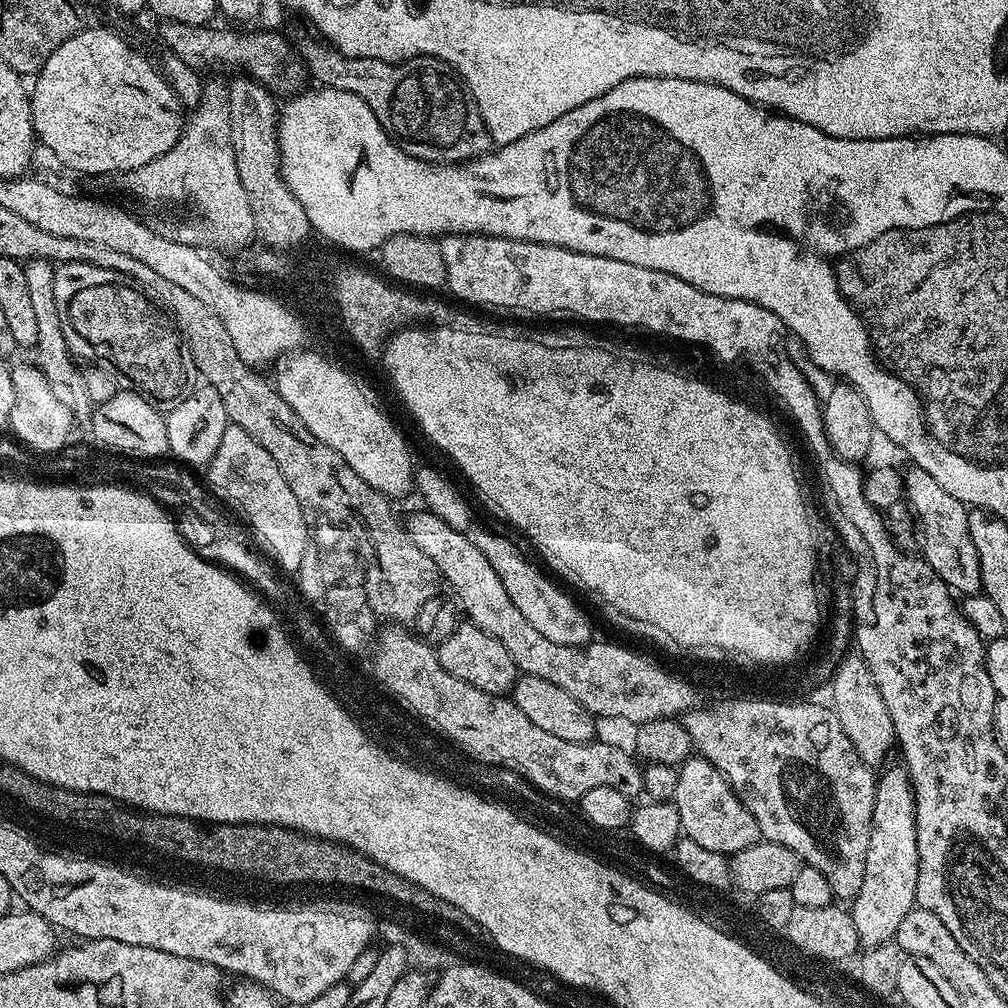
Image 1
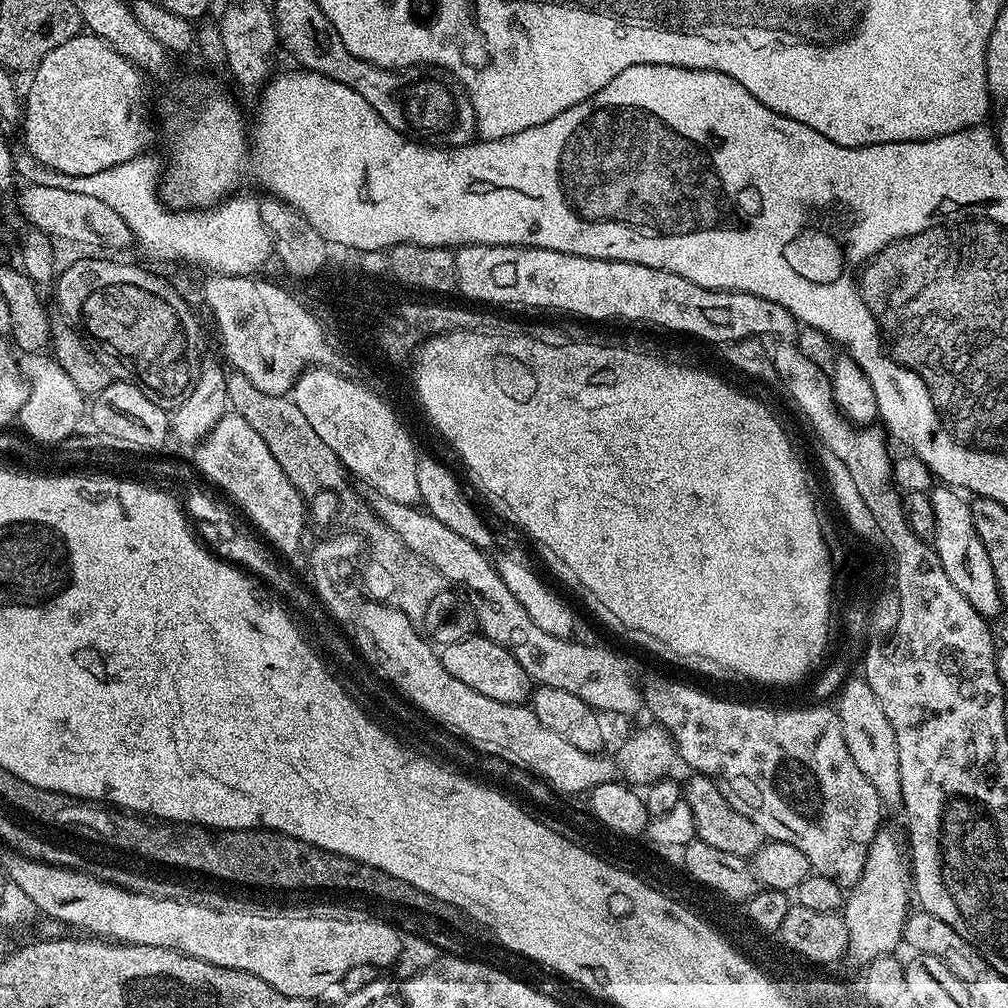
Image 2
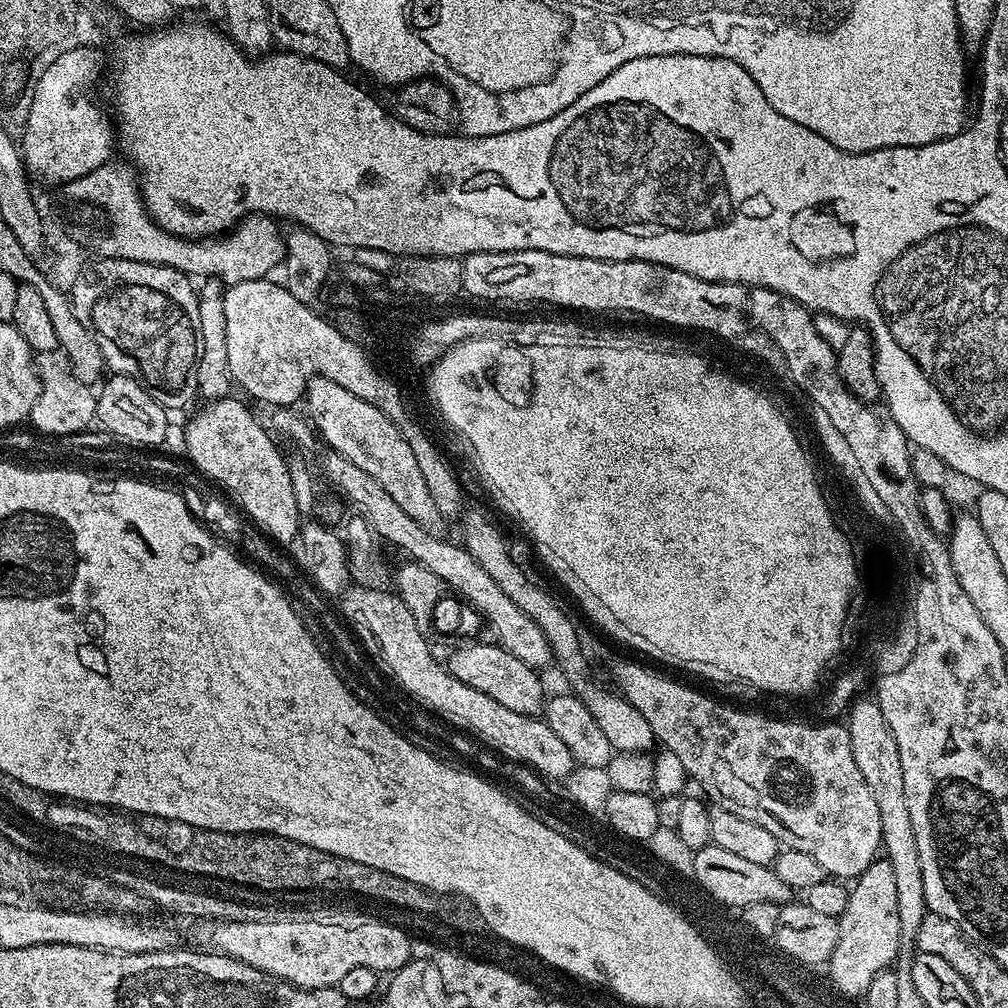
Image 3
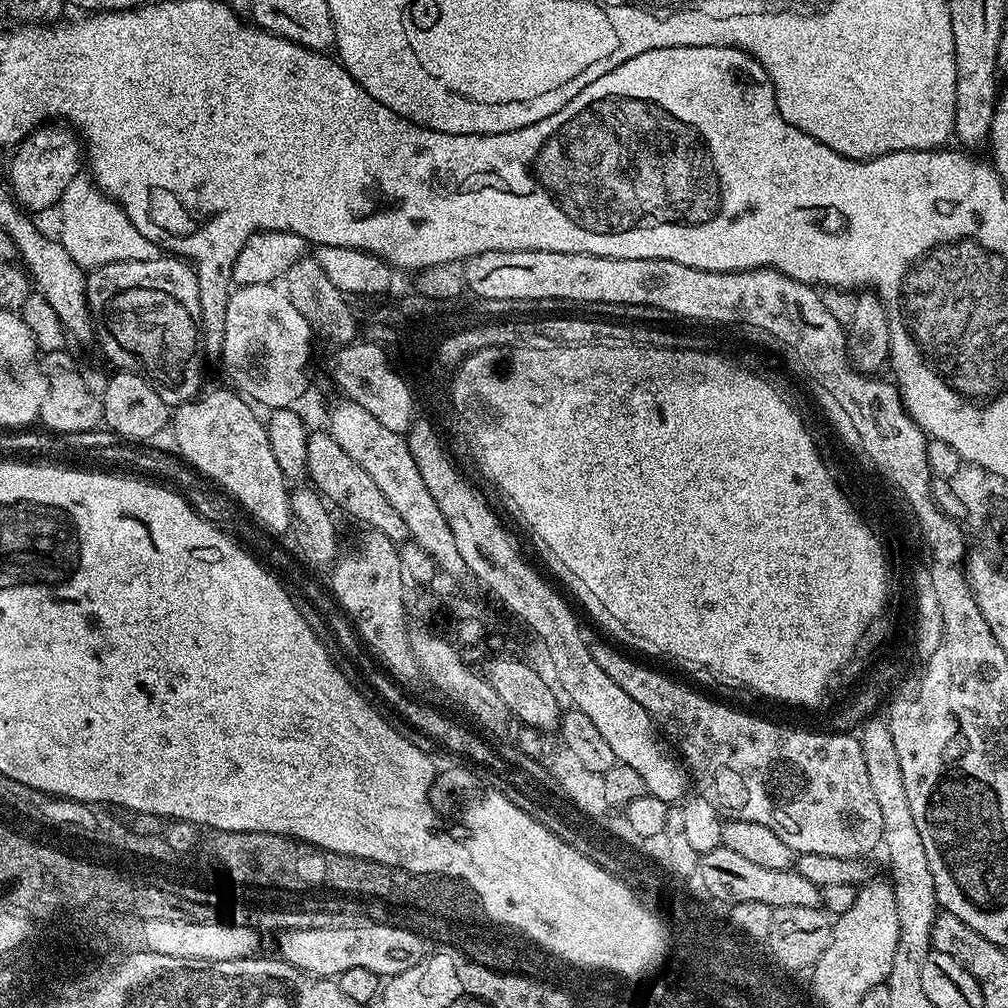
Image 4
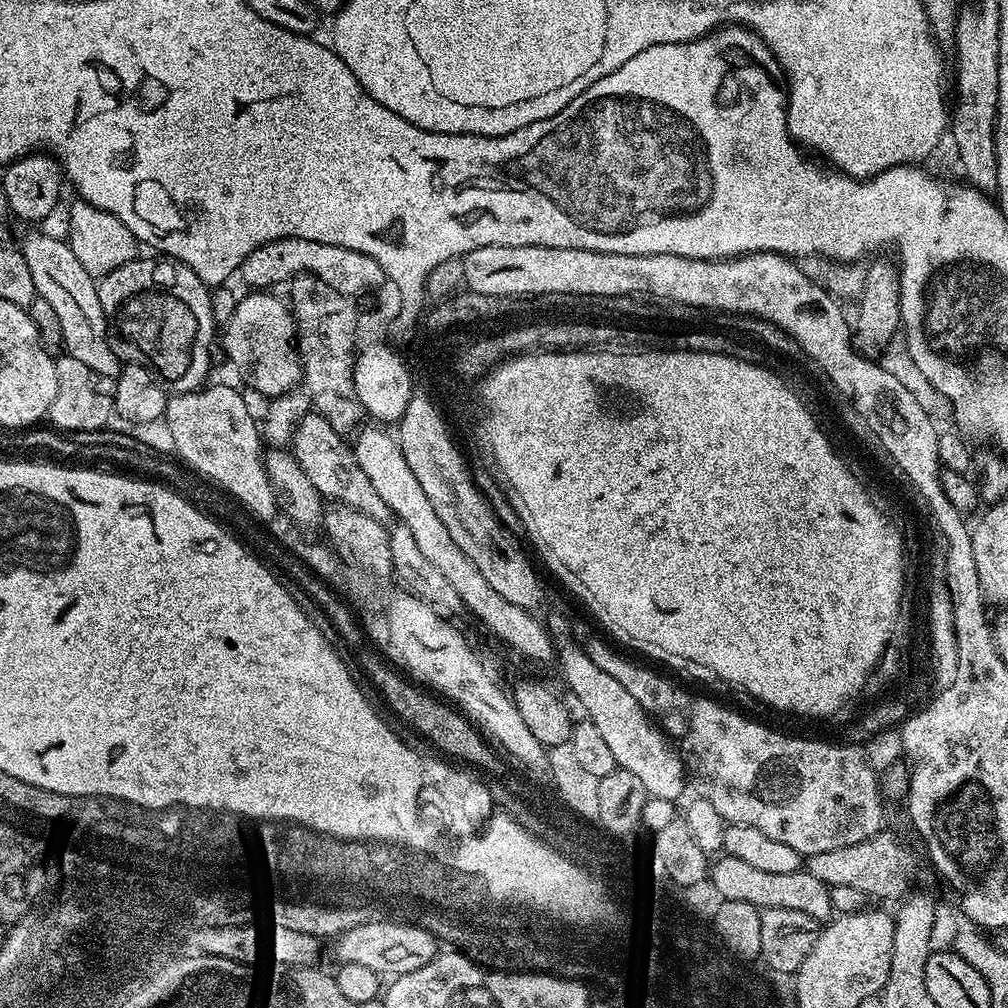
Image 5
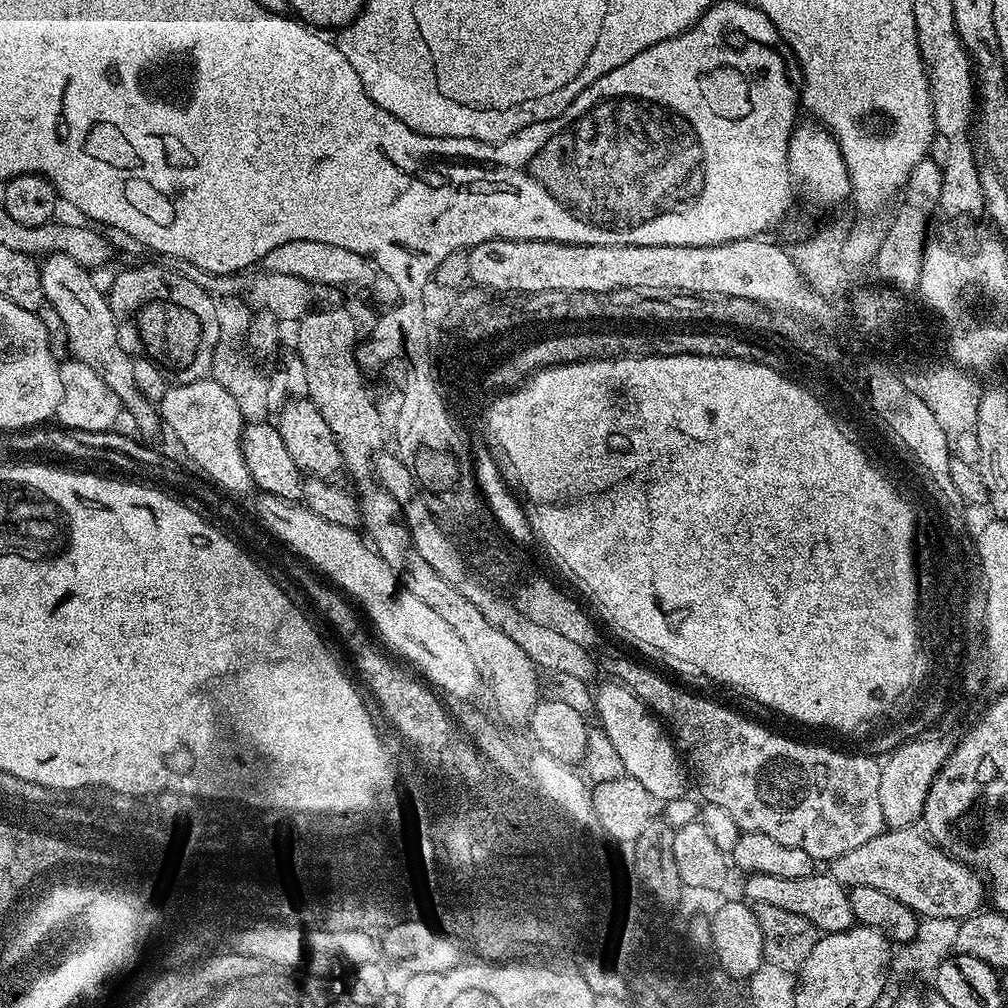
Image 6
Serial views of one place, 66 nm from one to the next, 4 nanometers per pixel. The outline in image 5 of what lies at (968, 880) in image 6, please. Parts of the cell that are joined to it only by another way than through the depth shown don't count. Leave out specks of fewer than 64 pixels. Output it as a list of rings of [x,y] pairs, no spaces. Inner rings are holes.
[[[881,830],[854,846],[842,846],[842,850],[822,850],[822,854],[807,857],[806,870],[829,888],[854,886],[854,890],[862,890],[866,898],[877,896],[880,900],[896,902],[909,891],[908,852],[887,830]]]

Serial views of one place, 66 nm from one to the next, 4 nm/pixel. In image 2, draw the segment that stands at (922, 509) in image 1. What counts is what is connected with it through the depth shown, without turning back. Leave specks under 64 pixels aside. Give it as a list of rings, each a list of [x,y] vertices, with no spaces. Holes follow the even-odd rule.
[[[936,486],[931,489],[934,531],[930,543],[936,549],[938,562],[942,562],[942,570],[946,570],[950,582],[954,582],[954,587],[968,599],[970,606],[974,606],[974,610],[986,618],[996,618],[1001,615],[1002,609],[994,566],[990,566],[990,554],[986,554],[986,546],[982,546],[978,530],[974,530],[972,505],[960,496],[963,495],[951,486]]]

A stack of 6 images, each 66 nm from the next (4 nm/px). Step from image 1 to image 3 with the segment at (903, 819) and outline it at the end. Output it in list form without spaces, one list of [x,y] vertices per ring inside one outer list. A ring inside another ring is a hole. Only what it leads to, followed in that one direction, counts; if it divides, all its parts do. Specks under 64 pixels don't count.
[[[877,858],[864,873],[855,877],[851,885],[846,910],[838,918],[838,942],[828,960],[826,971],[833,986],[842,995],[860,998],[879,972],[893,967],[901,952],[894,870],[888,859]]]

